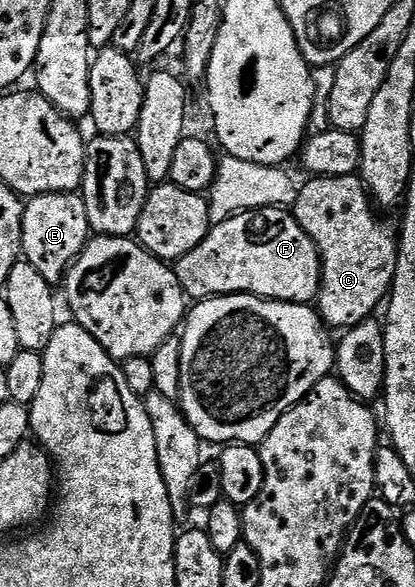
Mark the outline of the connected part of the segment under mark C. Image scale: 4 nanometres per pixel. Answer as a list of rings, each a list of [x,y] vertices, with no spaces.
[[[319,175],[306,180],[300,184],[291,210],[321,254],[321,291],[315,307],[330,328],[348,329],[364,319],[374,318],[378,314],[377,306],[388,300],[395,281],[399,235],[373,212],[375,204],[357,175]]]

